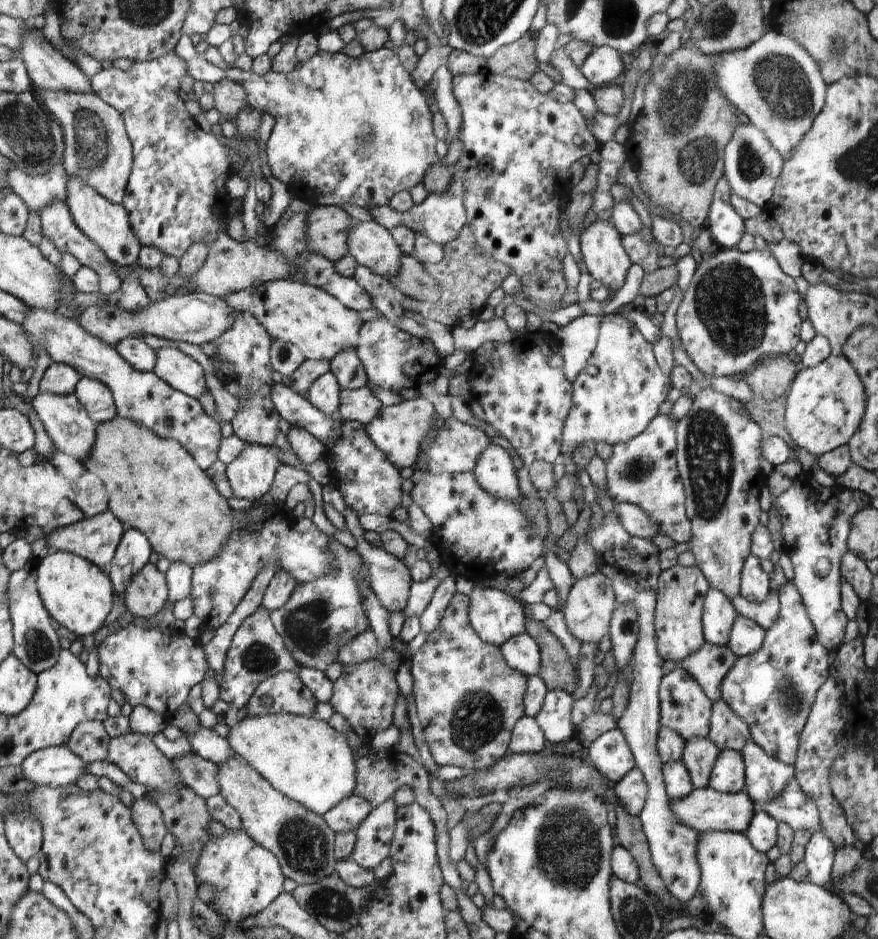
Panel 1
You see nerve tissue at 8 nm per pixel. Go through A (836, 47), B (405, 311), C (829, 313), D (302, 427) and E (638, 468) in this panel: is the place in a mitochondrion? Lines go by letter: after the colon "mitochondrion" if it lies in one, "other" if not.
A: mitochondrion
B: other
C: mitochondrion
D: other
E: mitochondrion

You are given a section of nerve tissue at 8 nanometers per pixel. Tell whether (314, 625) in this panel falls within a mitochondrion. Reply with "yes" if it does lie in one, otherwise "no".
yes

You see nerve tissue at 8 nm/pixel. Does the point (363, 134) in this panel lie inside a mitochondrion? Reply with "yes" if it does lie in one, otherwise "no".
yes

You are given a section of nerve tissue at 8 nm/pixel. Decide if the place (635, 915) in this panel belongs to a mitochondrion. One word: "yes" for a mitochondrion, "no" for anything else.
yes

